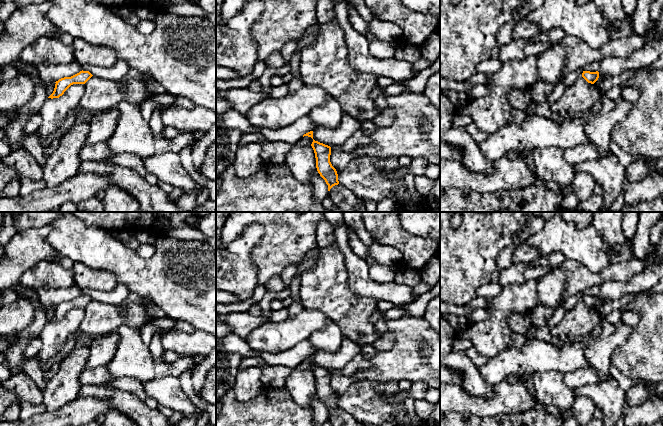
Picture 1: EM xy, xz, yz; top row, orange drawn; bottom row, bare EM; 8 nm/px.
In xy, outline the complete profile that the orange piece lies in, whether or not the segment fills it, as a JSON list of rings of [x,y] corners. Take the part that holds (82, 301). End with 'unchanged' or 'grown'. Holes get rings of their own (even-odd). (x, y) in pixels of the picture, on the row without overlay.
[[[80,295],[71,300],[64,301],[56,305],[53,317],[48,322],[59,322],[73,308],[85,308],[93,299],[89,295]]]; unchanged

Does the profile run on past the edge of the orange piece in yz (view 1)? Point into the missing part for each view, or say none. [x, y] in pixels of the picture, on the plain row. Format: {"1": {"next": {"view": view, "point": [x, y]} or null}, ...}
{"1": {"next": null}}

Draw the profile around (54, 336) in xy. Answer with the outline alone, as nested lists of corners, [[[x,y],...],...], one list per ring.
[[[73,308],[59,322],[47,322],[39,336],[42,342],[42,348],[37,355],[40,365],[54,357],[66,342],[78,332],[84,315],[84,308]]]

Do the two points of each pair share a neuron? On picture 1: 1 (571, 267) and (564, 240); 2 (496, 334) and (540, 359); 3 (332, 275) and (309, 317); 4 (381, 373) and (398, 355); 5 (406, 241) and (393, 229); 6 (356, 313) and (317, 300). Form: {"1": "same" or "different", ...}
{"1": "different", "2": "different", "3": "different", "4": "same", "5": "same", "6": "same"}

